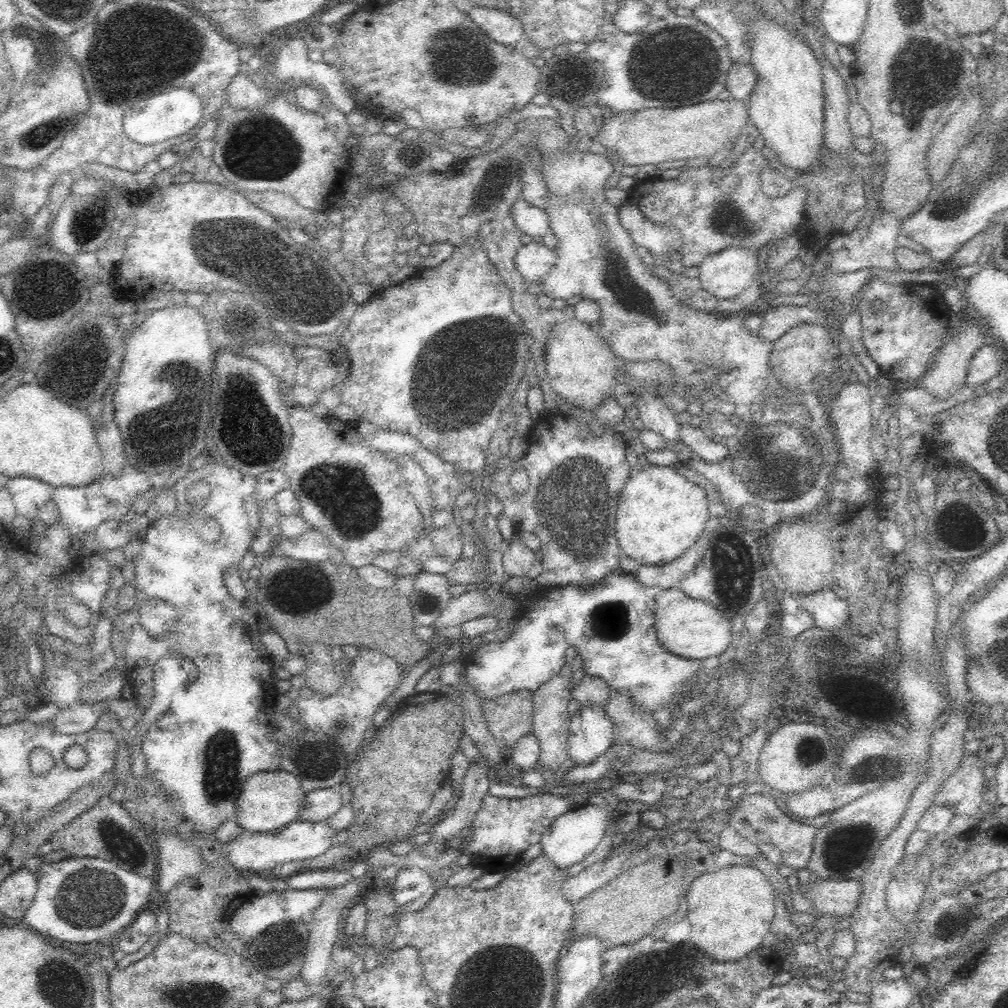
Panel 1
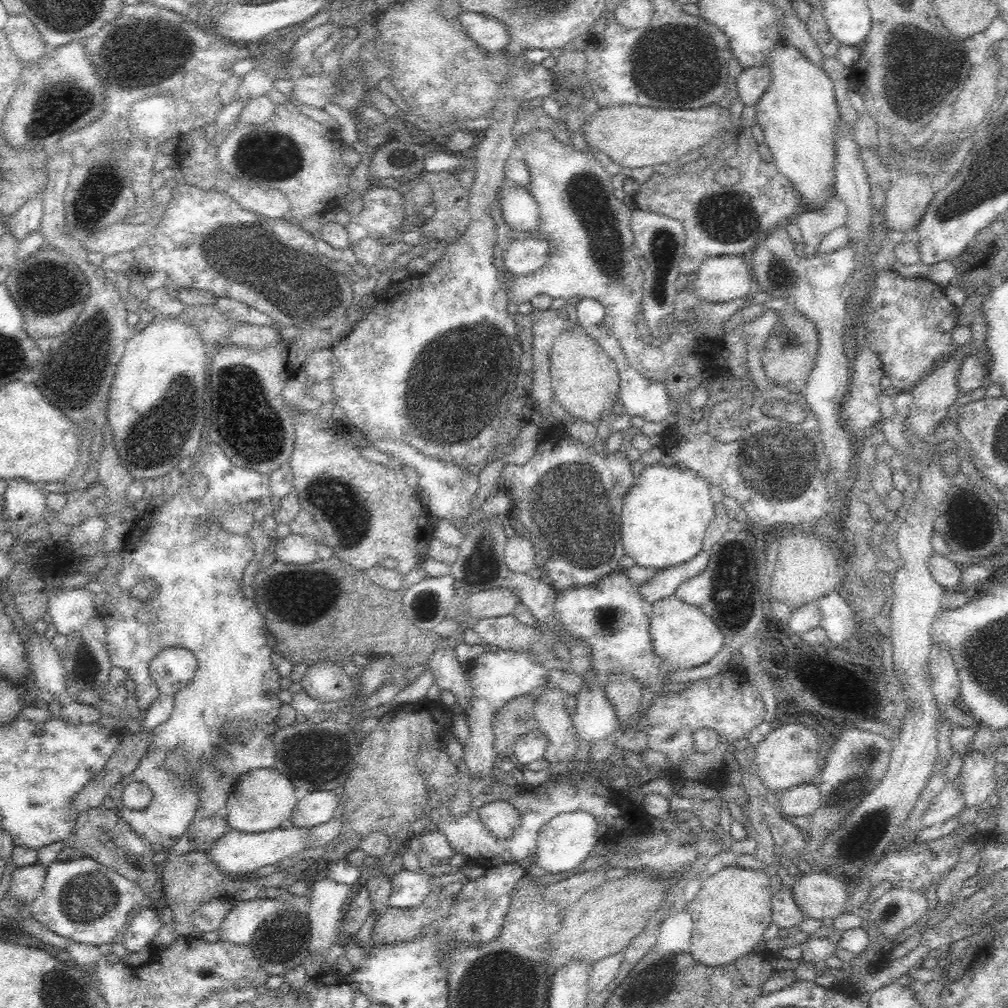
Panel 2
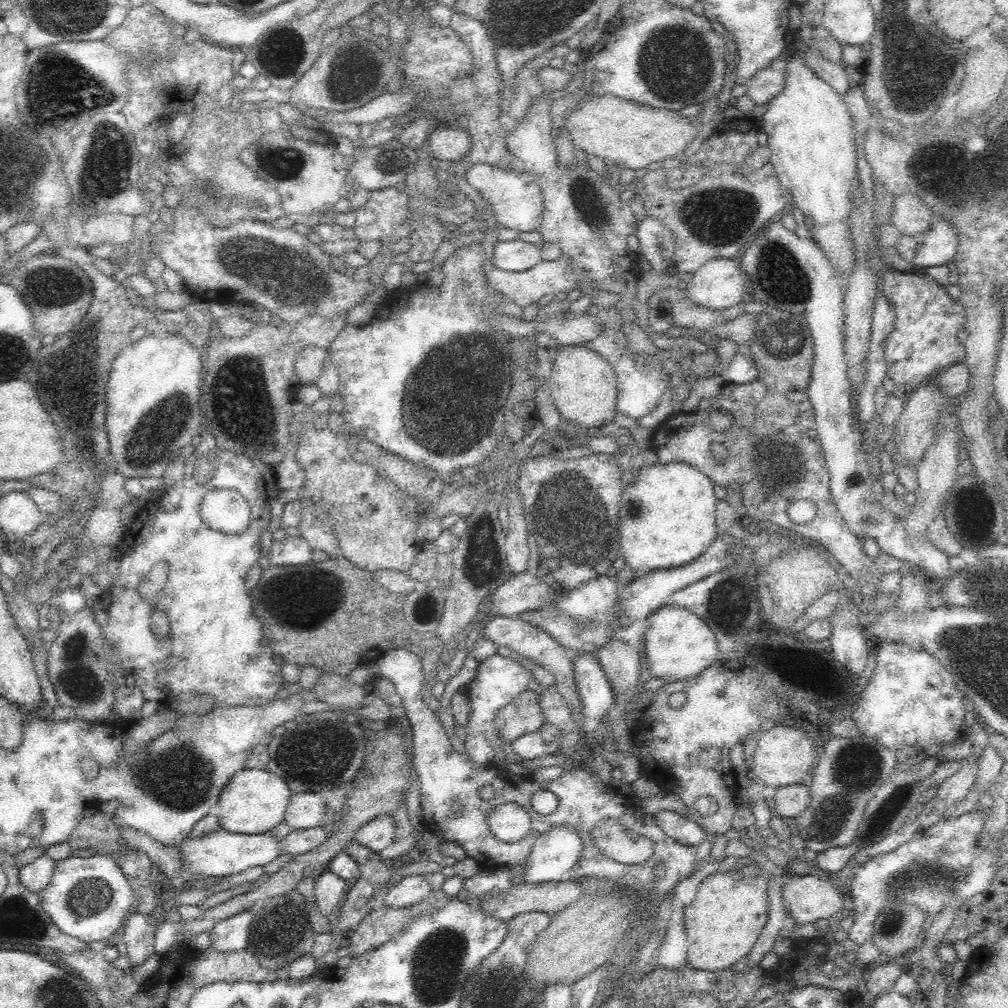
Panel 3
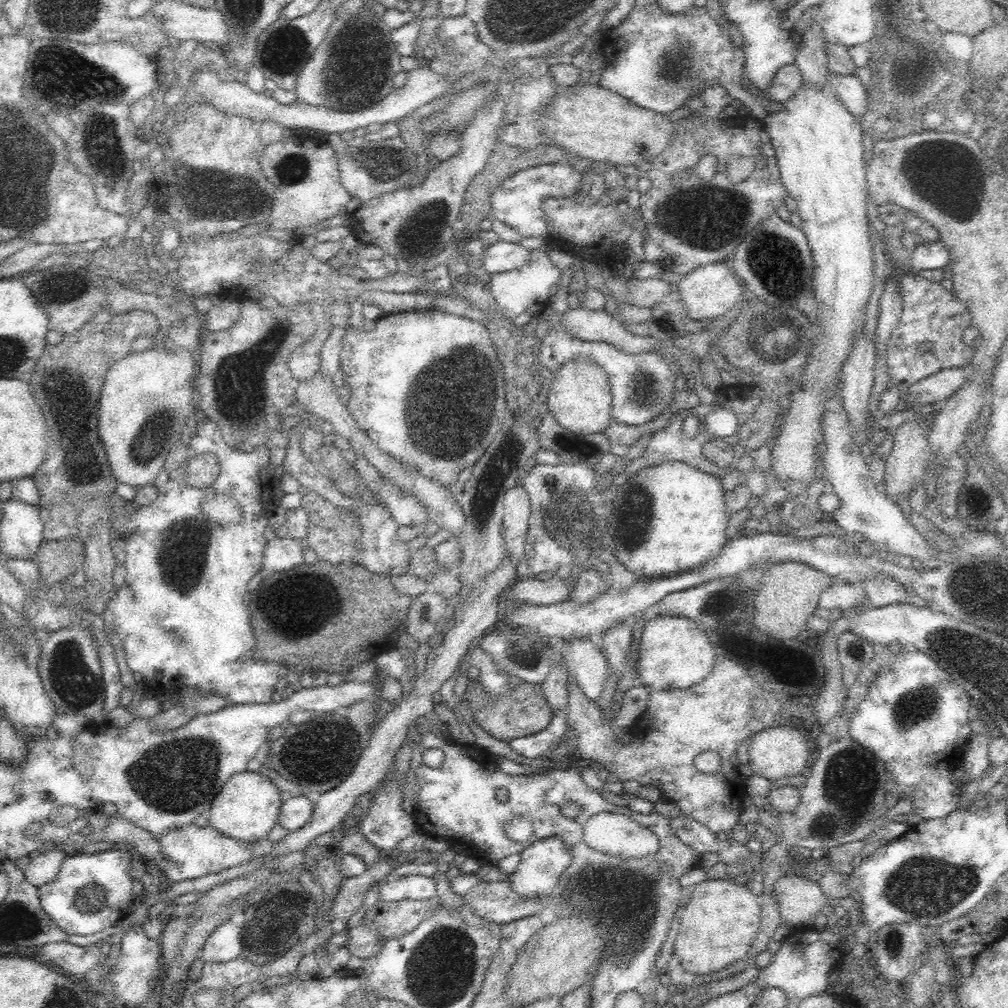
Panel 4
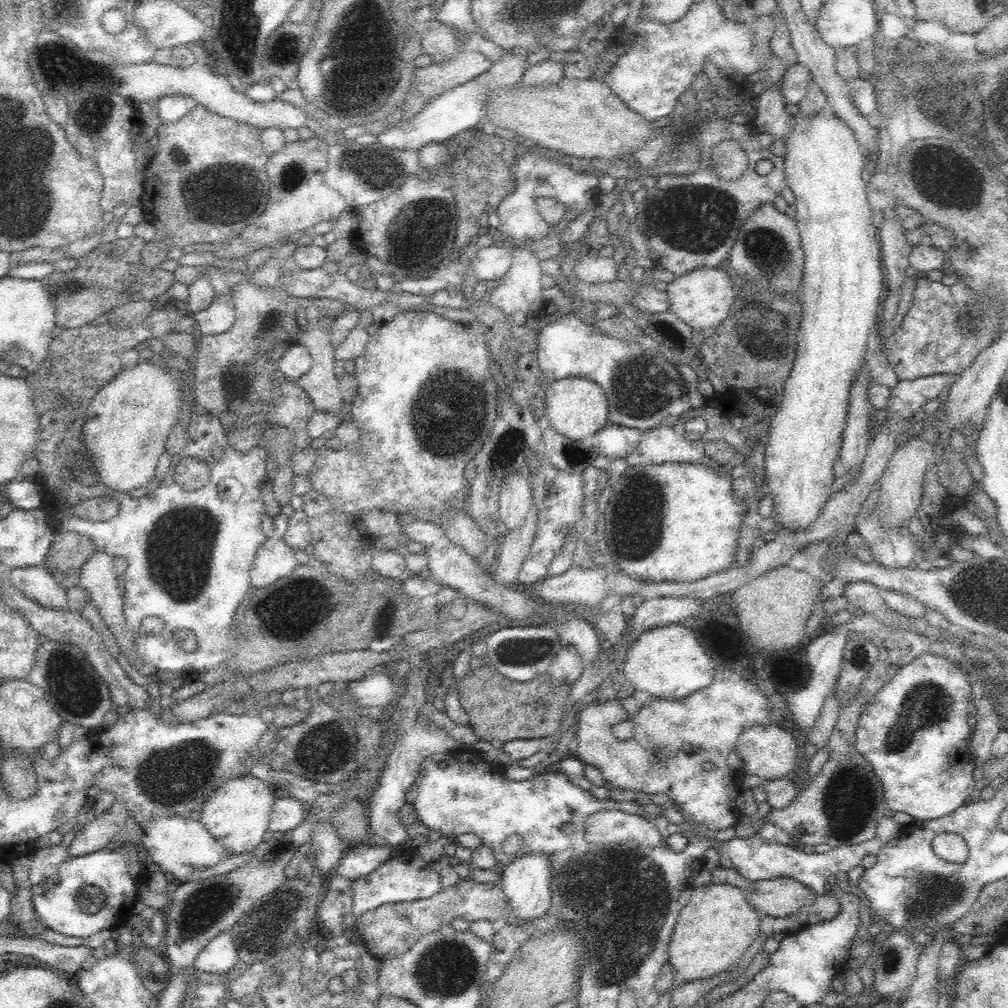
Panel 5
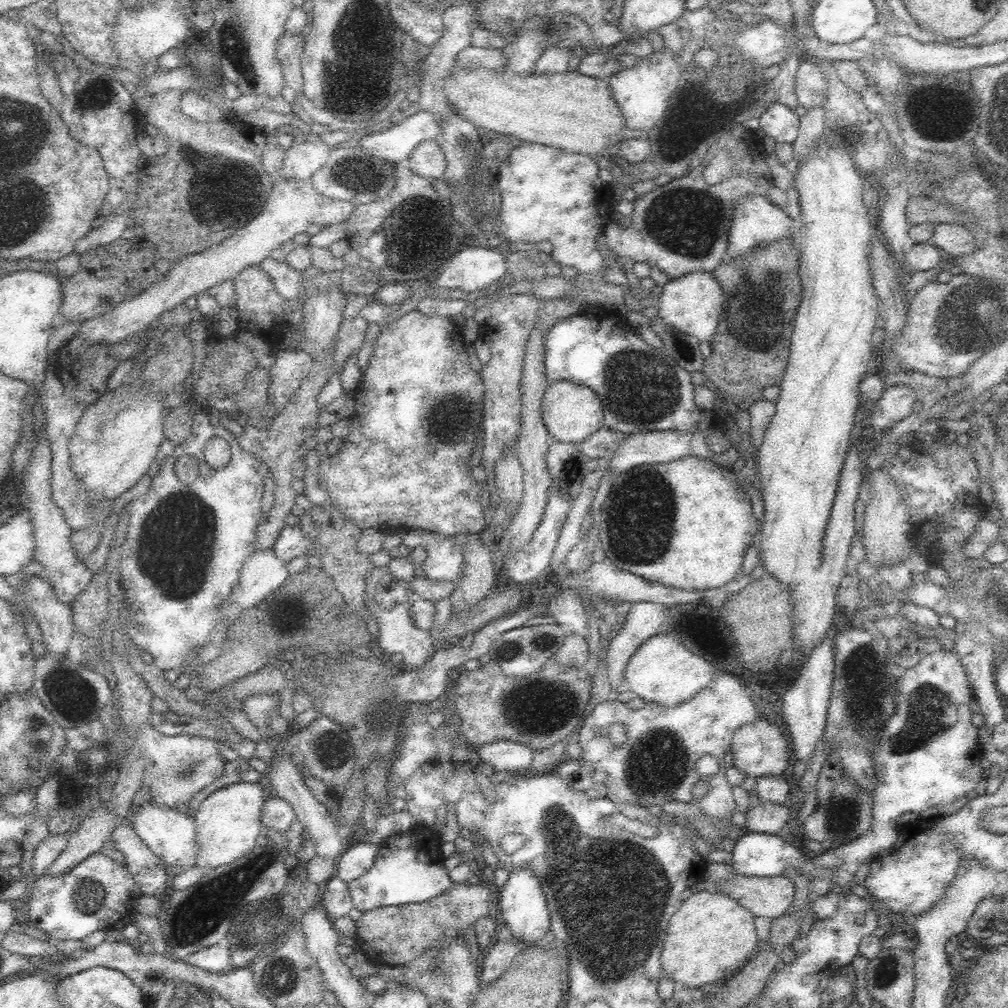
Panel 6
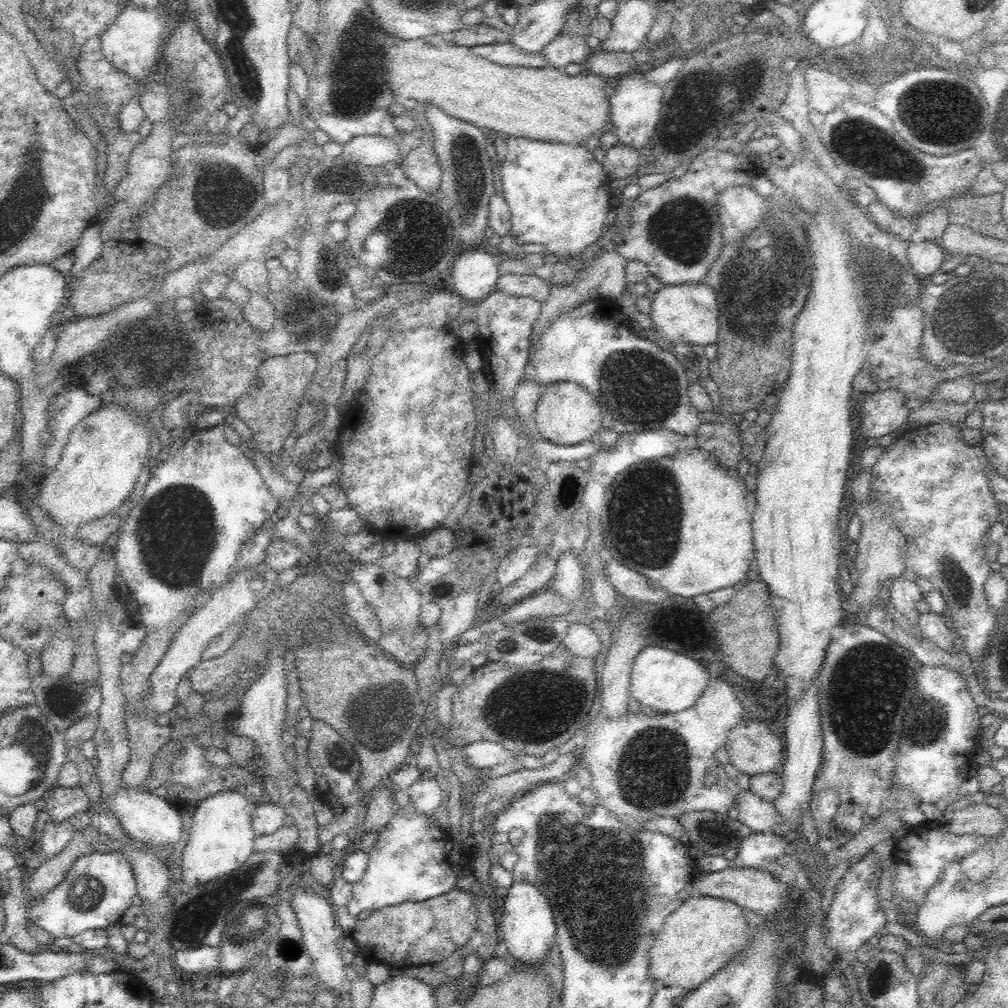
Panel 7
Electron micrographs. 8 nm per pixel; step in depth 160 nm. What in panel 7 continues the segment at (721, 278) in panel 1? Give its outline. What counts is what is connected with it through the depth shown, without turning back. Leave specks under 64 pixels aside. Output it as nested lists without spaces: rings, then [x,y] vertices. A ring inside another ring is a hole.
[[[710,284],[665,285],[655,293],[649,318],[659,337],[671,344],[684,342],[706,347],[716,343],[719,334],[718,300]]]

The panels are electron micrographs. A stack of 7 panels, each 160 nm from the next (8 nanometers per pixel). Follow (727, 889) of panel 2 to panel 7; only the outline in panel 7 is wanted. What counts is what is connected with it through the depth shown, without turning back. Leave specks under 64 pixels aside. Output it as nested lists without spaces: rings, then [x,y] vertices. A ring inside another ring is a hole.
[[[689,896],[682,906],[678,906],[664,922],[656,944],[650,950],[650,979],[663,982],[681,993],[689,993],[713,974],[716,974],[749,941],[749,928],[743,909],[734,902],[720,898]]]

